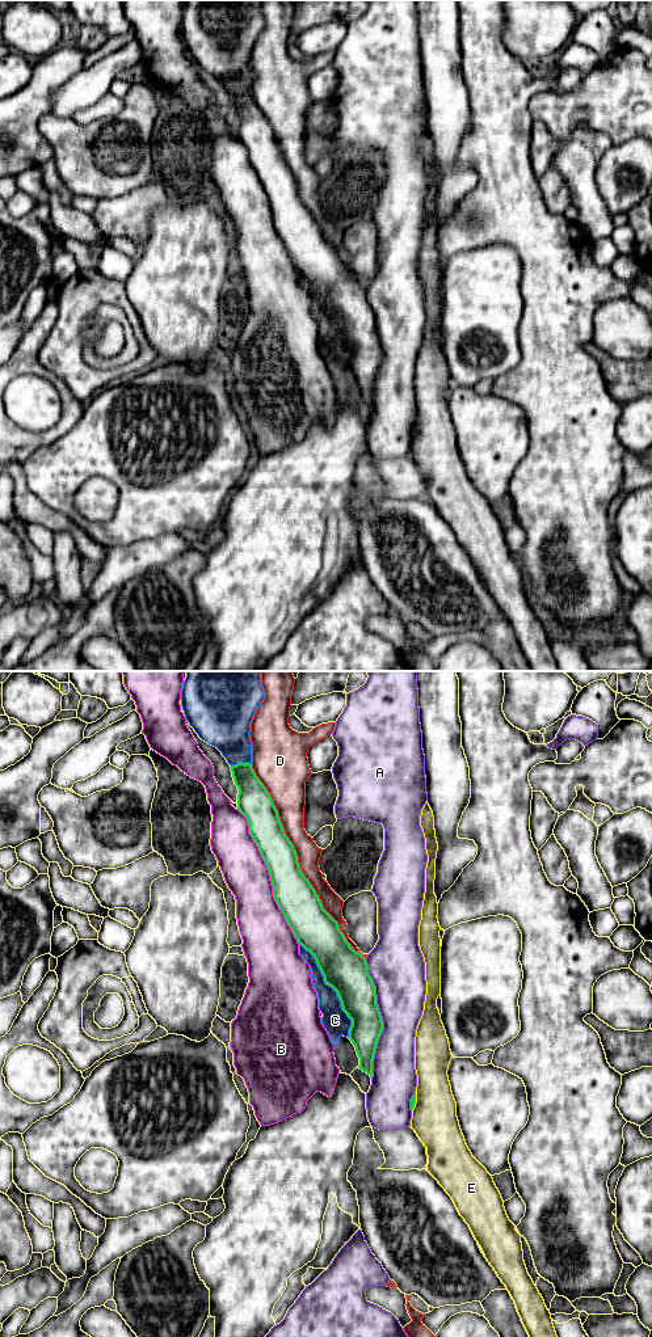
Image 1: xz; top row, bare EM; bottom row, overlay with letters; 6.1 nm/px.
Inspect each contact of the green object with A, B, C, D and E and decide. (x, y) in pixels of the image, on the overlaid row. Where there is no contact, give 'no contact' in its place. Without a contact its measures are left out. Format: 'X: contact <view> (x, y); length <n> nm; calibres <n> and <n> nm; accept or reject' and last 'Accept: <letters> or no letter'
A: contact xz (381, 1019); length 750 nm; calibres 240 and 320 nm; reject
B: contact xz (269, 873); length 900 nm; calibres 240 and 280 nm; reject
C: contact xz (333, 988); length 650 nm; calibres 280 and 160 nm; accept
D: contact xz (298, 863); length 1400 nm; calibres 240 and 150 nm; reject
E: contact xz (415, 1101); length 130 nm; calibres 30 and 280 nm; reject
Accept: C

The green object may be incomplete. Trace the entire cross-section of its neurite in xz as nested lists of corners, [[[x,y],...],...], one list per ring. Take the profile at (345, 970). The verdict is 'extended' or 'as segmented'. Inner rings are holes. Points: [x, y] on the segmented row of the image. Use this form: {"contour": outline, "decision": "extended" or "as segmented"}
{"contour": [[[239,762],[230,767],[239,789],[237,809],[247,818],[249,834],[268,866],[273,897],[298,942],[316,959],[325,984],[337,992],[342,1011],[352,1020],[349,1039],[359,1058],[358,1068],[373,1077],[373,1060],[383,1021],[377,1004],[375,986],[367,973],[366,958],[350,946],[337,921],[323,908],[319,895],[302,873],[296,852],[285,834],[273,800],[256,776],[252,764]]], "decision": "as segmented"}

